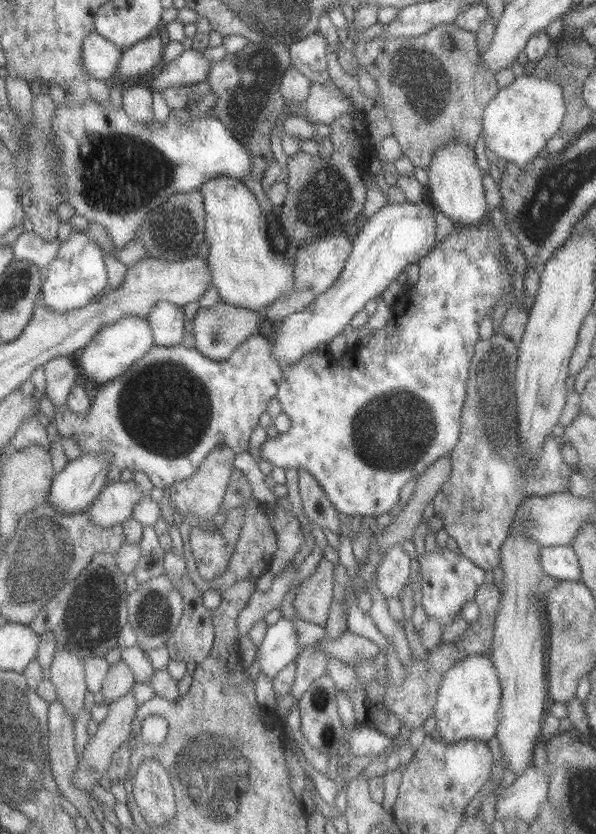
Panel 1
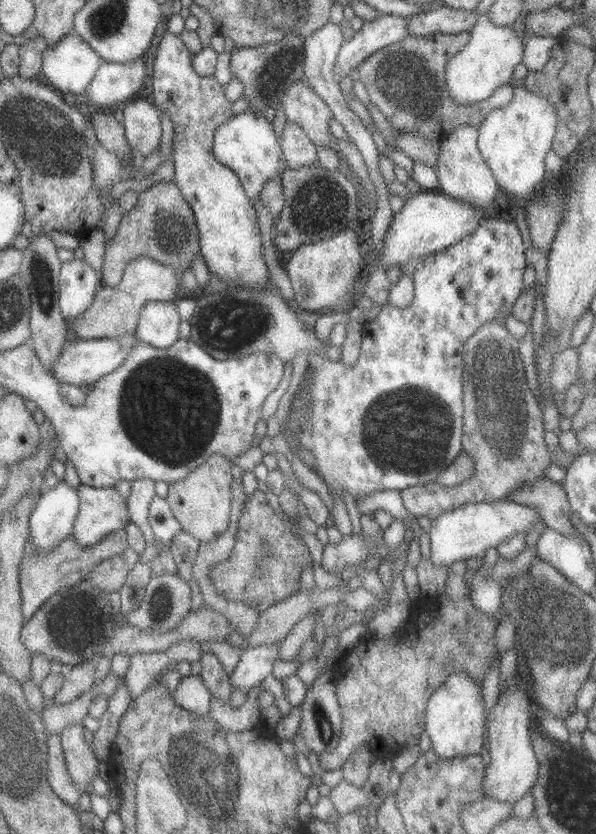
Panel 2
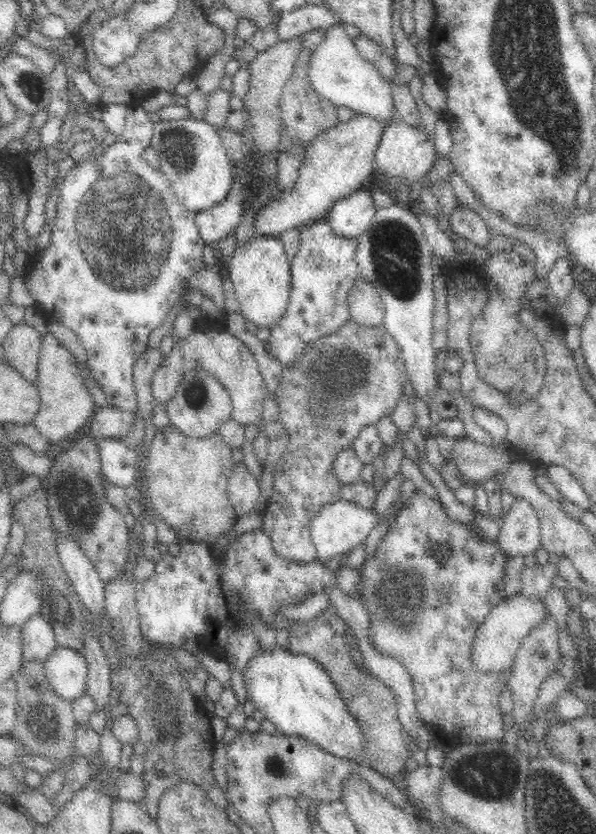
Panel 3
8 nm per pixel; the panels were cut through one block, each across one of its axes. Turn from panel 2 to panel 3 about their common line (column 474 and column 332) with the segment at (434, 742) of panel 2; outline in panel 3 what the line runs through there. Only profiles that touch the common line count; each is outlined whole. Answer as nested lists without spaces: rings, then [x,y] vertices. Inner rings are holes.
[[[280,645],[270,650],[265,650],[260,646],[258,652],[254,652],[246,668],[242,670],[242,679],[246,689],[246,698],[254,705],[259,719],[270,720],[275,724],[278,733],[306,740],[340,758],[346,759],[353,756],[352,760],[362,763],[364,740],[360,725],[354,719],[354,715],[346,709],[338,689],[334,687],[333,680],[314,659],[308,655],[290,652],[288,648],[282,649]]]

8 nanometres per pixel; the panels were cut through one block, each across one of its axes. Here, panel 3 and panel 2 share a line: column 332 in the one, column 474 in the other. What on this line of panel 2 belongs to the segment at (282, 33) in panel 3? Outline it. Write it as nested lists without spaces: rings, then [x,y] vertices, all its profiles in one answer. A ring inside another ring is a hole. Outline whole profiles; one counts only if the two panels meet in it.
[[[442,5],[441,8],[406,18],[409,37],[426,36],[437,32],[451,35],[471,30],[477,20],[477,13],[457,11]]]

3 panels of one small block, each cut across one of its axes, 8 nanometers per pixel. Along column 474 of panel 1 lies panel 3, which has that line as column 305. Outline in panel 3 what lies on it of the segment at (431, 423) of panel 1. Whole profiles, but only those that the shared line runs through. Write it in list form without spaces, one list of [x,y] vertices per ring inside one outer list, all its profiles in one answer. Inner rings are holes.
[[[320,218],[299,229],[299,249],[291,263],[291,291],[284,316],[272,327],[269,342],[270,356],[275,356],[282,366],[290,366],[314,338],[334,333],[348,322],[349,290],[361,278],[355,252],[357,237],[340,236]]]

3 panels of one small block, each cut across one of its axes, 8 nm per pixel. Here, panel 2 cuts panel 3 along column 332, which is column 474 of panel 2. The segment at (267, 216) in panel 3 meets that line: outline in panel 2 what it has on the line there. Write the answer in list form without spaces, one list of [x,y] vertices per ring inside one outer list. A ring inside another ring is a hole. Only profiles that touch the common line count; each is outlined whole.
[[[461,125],[458,128],[453,128],[452,132],[440,140],[434,168],[438,184],[435,191],[441,192],[450,199],[482,209],[486,208],[499,193],[493,177],[476,149],[476,138],[477,130],[475,128]]]

